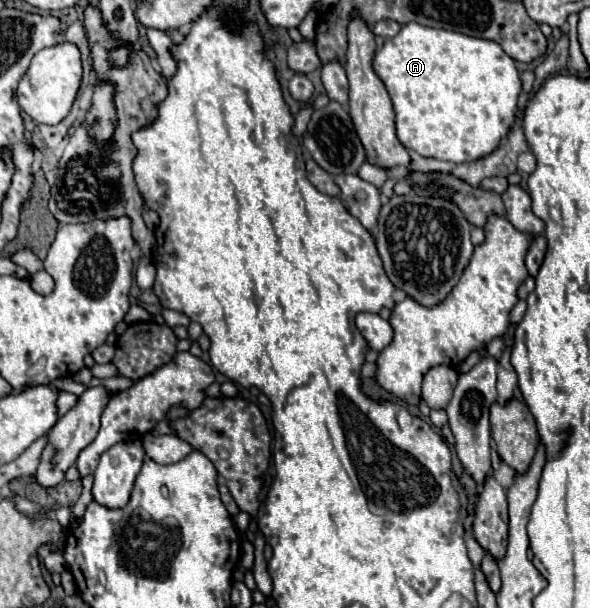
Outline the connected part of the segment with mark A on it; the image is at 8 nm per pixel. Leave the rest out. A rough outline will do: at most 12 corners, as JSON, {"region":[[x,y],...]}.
{"region":[[409,22],[373,68],[397,138],[485,158],[521,78],[493,40]]}

